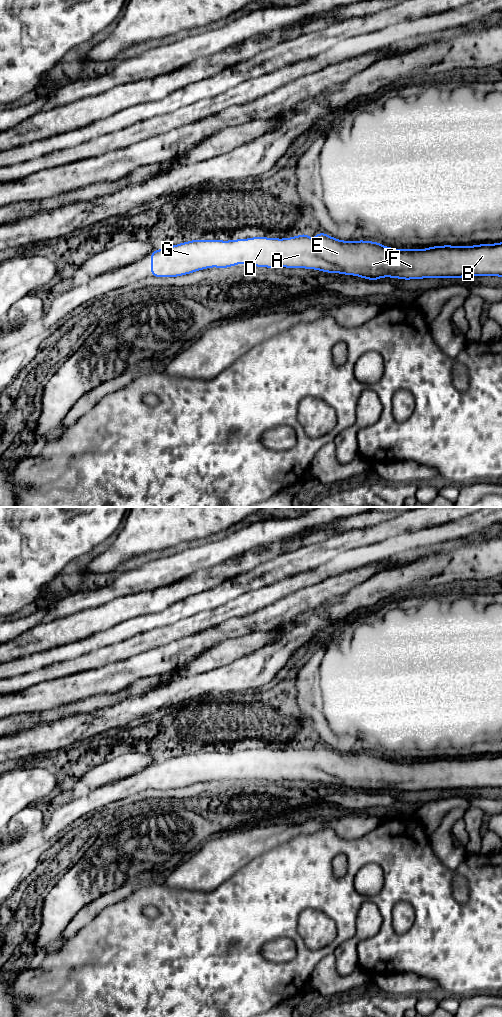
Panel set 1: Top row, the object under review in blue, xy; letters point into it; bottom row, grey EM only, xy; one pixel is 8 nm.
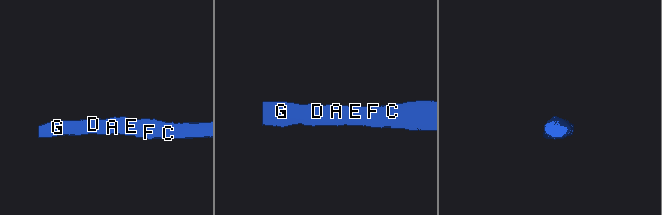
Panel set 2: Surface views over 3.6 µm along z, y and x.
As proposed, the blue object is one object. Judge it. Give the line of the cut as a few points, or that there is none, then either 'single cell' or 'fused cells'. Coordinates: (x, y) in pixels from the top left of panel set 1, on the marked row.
cut none; single cell

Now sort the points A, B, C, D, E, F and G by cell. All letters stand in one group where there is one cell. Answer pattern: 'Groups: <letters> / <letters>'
Groups: A B C D E F G

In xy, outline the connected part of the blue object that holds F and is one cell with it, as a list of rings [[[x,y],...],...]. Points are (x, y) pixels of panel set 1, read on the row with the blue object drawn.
[[[317,232],[316,238],[309,238],[307,233],[293,238],[270,239],[267,237],[253,237],[251,239],[238,239],[235,241],[220,240],[192,240],[186,243],[170,246],[151,253],[151,275],[154,277],[175,277],[186,275],[194,271],[209,267],[226,268],[239,263],[259,267],[289,267],[317,269],[328,273],[343,273],[356,275],[369,280],[378,280],[381,277],[393,277],[400,279],[420,278],[460,278],[467,276],[501,276],[502,277],[502,242],[497,244],[482,244],[476,246],[432,246],[431,248],[419,249],[394,249],[385,247],[377,242],[368,241],[340,241],[327,234]]]

